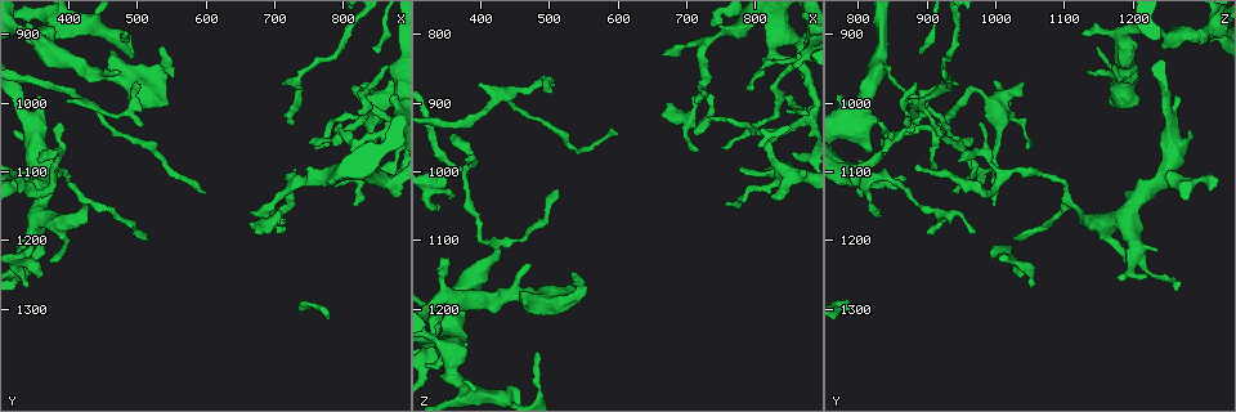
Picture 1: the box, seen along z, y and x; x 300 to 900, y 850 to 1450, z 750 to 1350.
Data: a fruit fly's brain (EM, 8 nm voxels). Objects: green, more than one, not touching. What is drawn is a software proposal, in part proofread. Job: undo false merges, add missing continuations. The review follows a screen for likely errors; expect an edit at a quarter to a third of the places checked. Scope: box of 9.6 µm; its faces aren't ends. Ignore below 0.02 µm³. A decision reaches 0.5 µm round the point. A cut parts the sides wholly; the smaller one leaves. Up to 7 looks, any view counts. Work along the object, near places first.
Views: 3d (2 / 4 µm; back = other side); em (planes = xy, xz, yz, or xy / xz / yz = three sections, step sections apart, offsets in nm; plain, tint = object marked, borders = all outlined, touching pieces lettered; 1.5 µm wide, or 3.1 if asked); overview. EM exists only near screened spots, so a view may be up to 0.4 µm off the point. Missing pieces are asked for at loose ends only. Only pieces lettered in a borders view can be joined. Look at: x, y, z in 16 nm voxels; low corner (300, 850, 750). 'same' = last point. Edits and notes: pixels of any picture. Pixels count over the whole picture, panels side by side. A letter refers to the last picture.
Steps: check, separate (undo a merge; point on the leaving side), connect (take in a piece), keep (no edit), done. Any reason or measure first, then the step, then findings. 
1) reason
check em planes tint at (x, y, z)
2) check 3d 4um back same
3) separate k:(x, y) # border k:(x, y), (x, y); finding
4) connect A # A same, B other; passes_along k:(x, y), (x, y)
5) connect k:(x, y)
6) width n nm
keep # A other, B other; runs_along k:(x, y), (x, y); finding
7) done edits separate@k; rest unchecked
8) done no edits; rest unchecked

an open end
check 3d 2um at (480, 900, 1270)

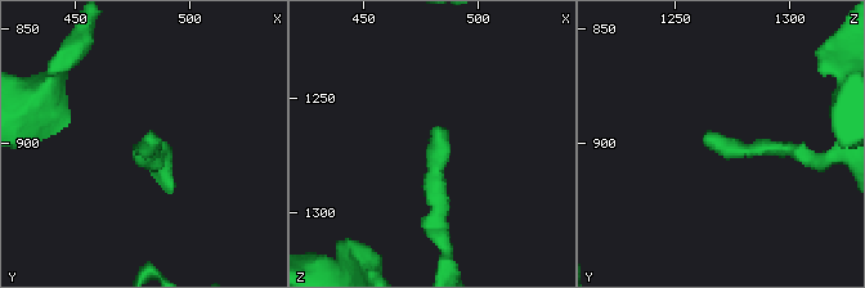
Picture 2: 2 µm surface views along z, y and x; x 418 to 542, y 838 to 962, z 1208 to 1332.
now the EM
check em xy step 4 borders at (485, 896, 1264)

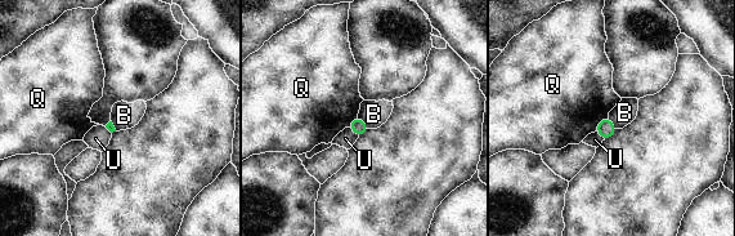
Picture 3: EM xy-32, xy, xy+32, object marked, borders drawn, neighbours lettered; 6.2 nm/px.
longest_contact Q 120 nm
keep # B other, Q other, U other; none of them fits

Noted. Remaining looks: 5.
calibre changes
check em planes tint at (420, 1150, 1115)

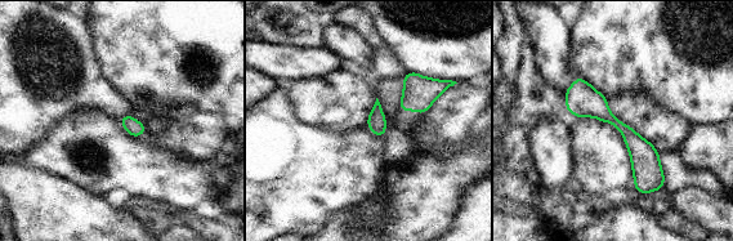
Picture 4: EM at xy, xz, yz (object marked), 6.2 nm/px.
what lies round it
check em planes borders same

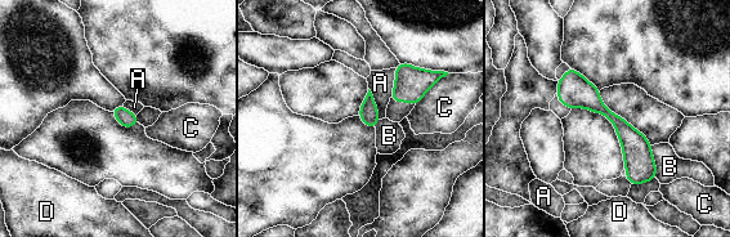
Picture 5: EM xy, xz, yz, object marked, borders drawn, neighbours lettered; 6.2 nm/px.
width 100 nm
keep # A other, B other, C other, D other; border 5:(368, 88), (379, 119); all the same neuron

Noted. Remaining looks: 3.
an open end
check 3d 4um at (815, 1150, 995)

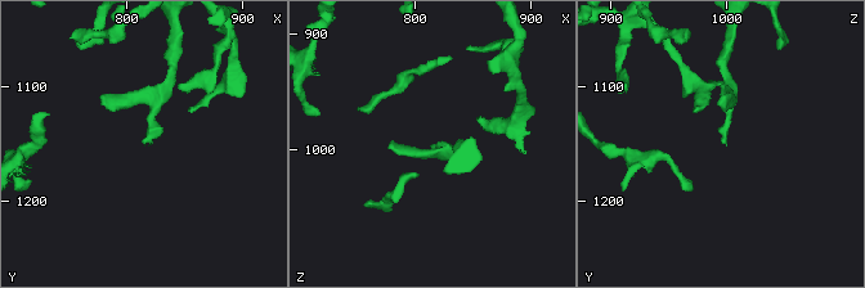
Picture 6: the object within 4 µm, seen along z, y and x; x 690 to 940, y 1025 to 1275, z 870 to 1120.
check em planes tint at (812, 1148, 996)

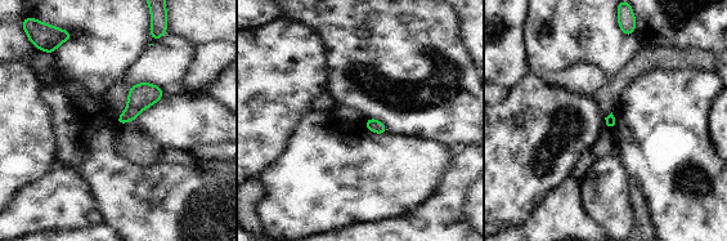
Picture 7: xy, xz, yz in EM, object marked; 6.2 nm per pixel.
what lies round it
check em planes borders same

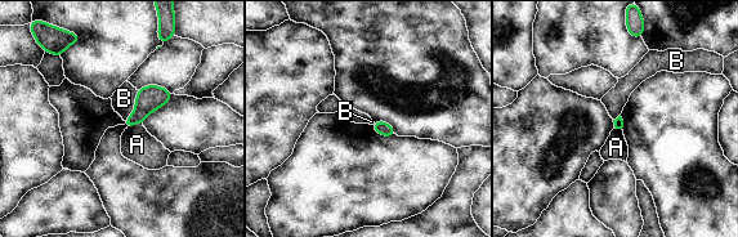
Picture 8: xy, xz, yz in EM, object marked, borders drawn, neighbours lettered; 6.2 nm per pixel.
connect A # A same, B other; it goes on there

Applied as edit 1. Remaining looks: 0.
done edits connect@8; rest unchecked

